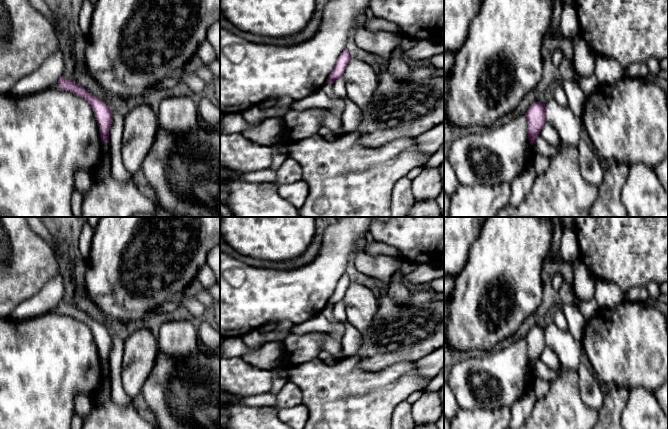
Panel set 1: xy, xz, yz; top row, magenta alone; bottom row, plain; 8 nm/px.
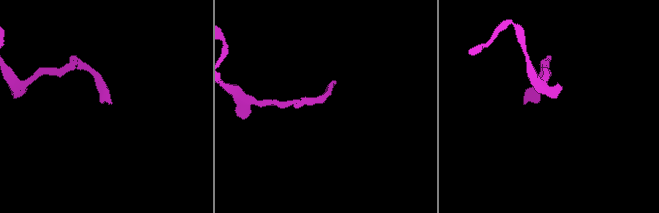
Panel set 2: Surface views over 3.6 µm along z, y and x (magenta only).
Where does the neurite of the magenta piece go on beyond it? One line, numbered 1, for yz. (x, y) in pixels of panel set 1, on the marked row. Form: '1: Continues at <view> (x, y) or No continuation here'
1: No continuation here

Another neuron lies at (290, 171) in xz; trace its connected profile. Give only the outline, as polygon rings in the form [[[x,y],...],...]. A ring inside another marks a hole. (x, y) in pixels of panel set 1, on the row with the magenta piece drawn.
[[[289,156],[276,171],[276,184],[294,183],[302,180],[301,165]]]

